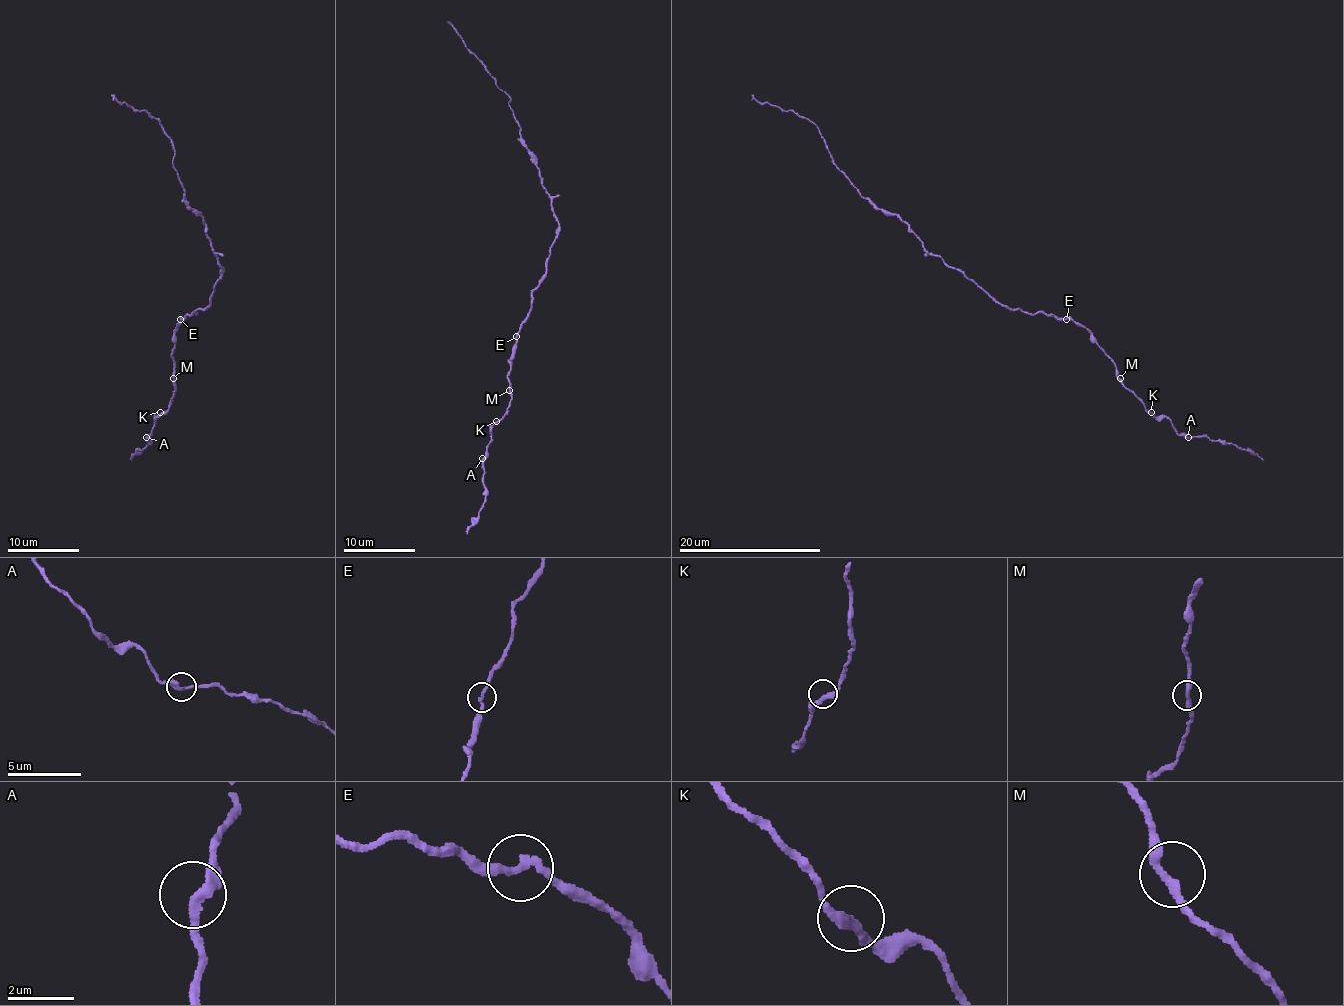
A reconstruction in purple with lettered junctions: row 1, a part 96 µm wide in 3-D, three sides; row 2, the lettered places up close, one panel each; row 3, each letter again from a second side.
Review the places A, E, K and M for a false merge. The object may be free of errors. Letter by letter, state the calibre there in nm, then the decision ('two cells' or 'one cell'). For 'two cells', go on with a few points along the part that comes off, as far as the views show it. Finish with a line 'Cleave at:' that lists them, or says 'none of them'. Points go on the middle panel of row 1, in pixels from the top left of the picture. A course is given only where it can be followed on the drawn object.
A: 240 nm thick; one cell
E: 240 nm thick; two cells; foreign part runs (516, 337), (545, 273), (559, 221), (543, 187), (534, 155), (509, 107), (511, 100), (446, 21)
K: 260 nm thick; one cell
M: 280 nm thick; one cell
Cleave at: E

